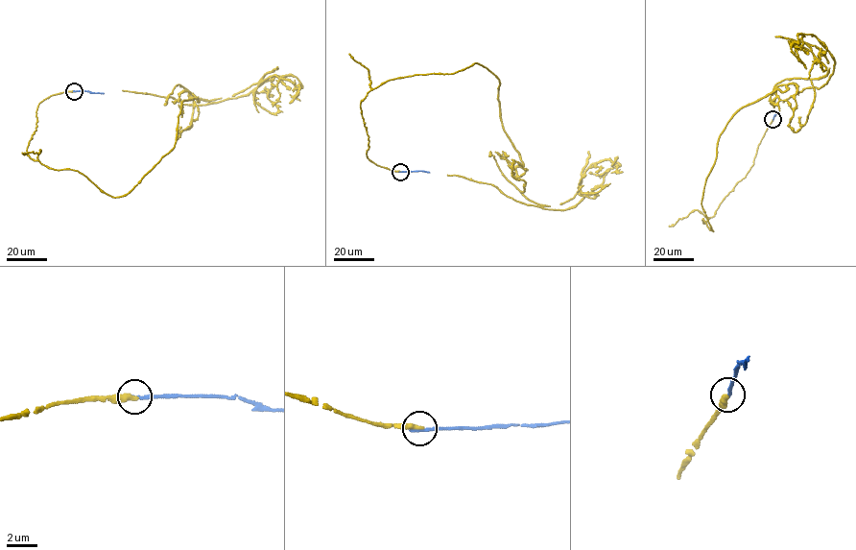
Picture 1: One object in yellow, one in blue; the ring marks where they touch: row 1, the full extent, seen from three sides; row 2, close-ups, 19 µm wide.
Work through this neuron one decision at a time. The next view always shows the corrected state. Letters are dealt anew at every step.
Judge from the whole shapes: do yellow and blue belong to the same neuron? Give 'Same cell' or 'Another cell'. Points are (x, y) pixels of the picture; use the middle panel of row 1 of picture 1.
Same cell

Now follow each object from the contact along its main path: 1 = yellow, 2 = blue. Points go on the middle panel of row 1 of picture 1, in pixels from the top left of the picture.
1: (400, 171), (368, 158), (361, 102), (476, 62), (526, 198), (571, 208), (593, 163), (623, 172)
2: (400, 172), (429, 172)

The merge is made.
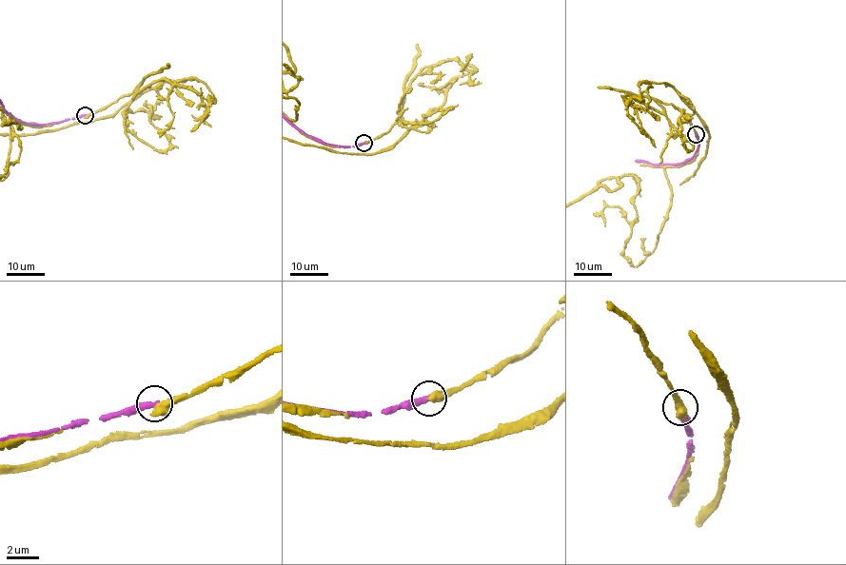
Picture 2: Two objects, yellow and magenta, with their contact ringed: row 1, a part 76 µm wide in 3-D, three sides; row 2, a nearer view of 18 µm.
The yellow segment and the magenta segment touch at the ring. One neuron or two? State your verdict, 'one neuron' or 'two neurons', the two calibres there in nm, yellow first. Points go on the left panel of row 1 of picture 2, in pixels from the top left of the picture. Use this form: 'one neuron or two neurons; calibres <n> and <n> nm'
two neurons; calibres 600 and 400 nm

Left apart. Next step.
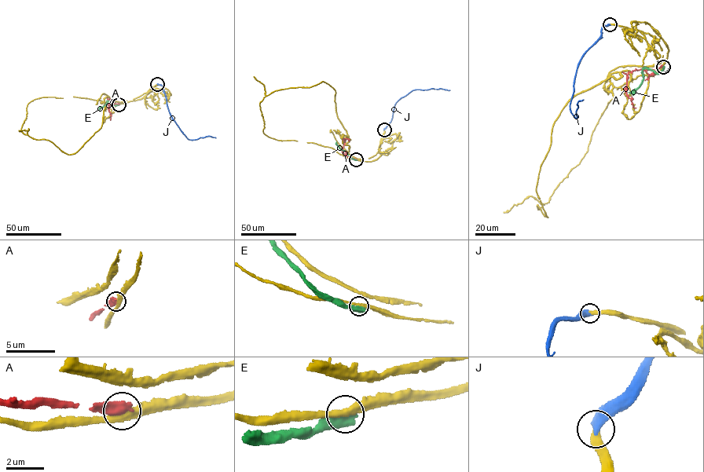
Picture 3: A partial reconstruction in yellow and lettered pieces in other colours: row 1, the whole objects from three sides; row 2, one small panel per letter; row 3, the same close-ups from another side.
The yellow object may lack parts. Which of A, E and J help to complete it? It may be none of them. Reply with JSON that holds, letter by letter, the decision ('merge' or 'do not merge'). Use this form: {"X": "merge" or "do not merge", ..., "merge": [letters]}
{"A": "do not merge", "E": "do not merge", "J": "merge", "merge": ["J"]}

